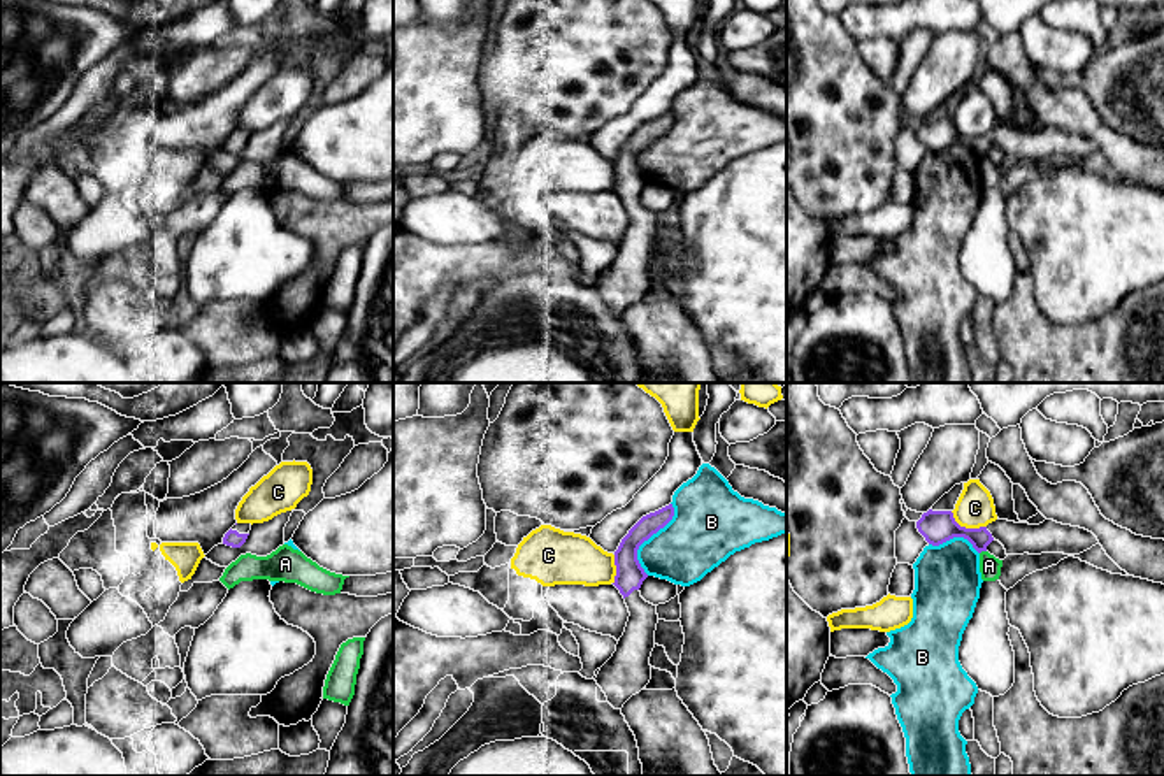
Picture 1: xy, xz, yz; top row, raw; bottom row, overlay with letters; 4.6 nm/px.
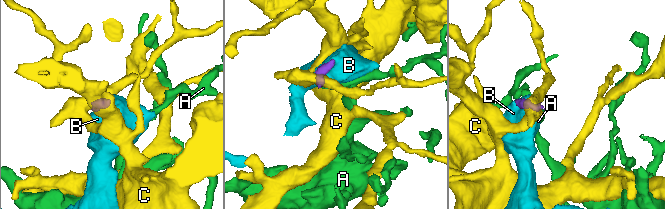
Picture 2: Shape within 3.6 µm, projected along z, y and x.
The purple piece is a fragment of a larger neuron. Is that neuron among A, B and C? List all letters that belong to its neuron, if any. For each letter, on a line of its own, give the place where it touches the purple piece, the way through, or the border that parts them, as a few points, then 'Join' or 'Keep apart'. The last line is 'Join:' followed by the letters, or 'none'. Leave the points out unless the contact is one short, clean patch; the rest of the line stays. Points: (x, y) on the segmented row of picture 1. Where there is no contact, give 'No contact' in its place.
A: Touches purple at yz (982, 550). Boundary: yz (985, 550), (980, 553). Keep apart
B: Touches purple at xz (648, 538). Boundary: xz (671, 502), (671, 518), (638, 550), (638, 562), (646, 574). Keep apart
C: Touches purple at yz (964, 527). Boundary: yz (950, 511), (961, 525), (985, 527). Keep apart
Join: none

